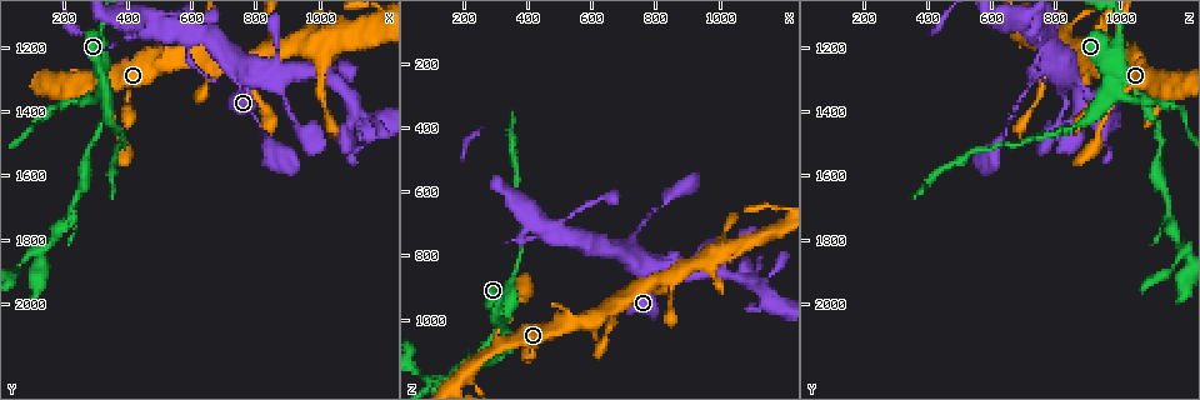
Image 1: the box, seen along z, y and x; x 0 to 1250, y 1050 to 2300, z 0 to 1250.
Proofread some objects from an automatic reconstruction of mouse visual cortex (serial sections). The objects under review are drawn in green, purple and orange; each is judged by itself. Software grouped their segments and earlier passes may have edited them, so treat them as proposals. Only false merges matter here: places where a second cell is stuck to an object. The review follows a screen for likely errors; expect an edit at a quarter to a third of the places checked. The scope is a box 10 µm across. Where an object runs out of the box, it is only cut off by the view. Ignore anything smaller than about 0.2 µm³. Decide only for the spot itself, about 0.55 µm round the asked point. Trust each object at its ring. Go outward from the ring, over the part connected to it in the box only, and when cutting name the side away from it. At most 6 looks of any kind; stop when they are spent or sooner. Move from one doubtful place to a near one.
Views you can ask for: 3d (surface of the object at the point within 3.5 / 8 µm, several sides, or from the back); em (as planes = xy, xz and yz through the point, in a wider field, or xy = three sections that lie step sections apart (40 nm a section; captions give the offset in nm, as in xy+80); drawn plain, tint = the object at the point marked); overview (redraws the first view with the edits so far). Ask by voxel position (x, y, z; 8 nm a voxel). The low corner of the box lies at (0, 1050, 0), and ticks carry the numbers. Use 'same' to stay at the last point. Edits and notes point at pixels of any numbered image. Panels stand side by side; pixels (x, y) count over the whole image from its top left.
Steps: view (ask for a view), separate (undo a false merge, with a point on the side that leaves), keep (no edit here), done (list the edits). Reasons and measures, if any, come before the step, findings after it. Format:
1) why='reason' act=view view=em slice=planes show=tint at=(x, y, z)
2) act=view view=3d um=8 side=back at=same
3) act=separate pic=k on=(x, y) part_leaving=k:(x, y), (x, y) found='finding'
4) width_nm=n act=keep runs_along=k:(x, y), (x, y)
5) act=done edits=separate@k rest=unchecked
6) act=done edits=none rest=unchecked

why='sharp bend' act=view view=3d um=3.5 side=back at=(330, 1310, 1040)

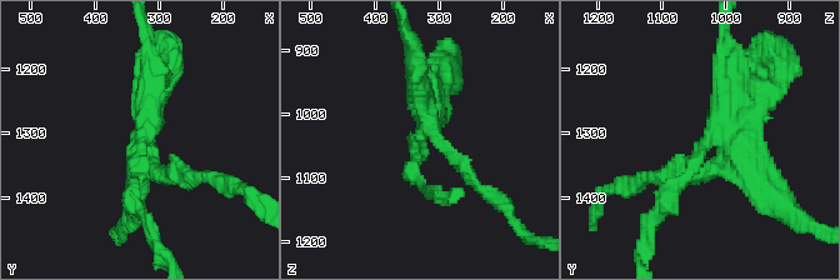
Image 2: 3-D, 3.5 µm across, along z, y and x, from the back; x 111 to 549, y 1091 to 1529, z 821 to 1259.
arms=4 arm_widths_nm=200,200,300,300 why='need the tissue' act=view view=em slice=xy step=1 show=tint at=(330, 1315, 1035)

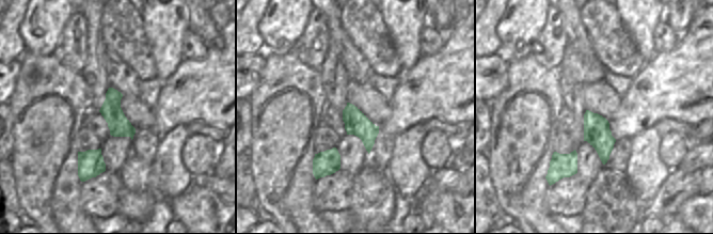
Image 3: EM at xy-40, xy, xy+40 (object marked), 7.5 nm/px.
why='cut it another way' act=view view=em slice=xy step=3 show=tint at=same

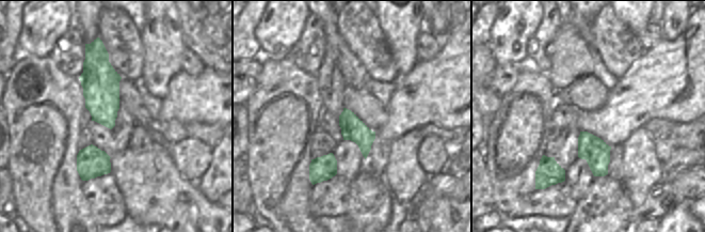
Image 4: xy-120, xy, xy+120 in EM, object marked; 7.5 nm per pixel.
act=separate pic=2 on=(759, 165) part_leaving=2:(740, 129), (743, 171), (804, 221) found='a second cell is stuck on'

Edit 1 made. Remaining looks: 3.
why='sudden change in width' act=view view=3d um=8 side=back at=(730, 1280, 760)

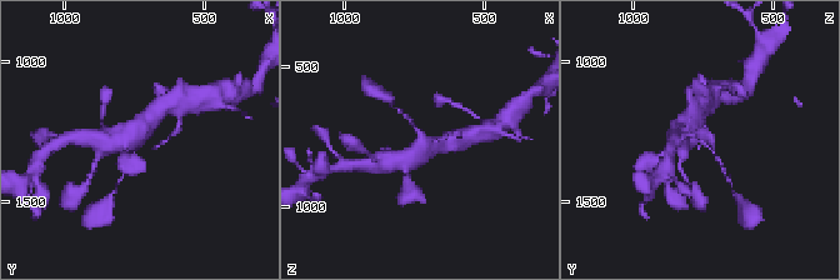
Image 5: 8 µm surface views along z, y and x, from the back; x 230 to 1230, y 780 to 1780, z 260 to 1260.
arm_widths_nm=150,600 act=view view=em slice=xy step=2 show=tint at=same

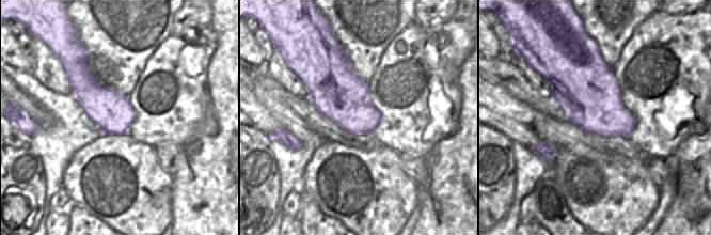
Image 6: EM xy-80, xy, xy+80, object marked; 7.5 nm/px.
act=keep runs_along=5:(675, 140), (685, 130), (708, 145), (721, 165) found='continuous, no second cell'

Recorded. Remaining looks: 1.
act=done edits=separate@2 rest=unchecked

